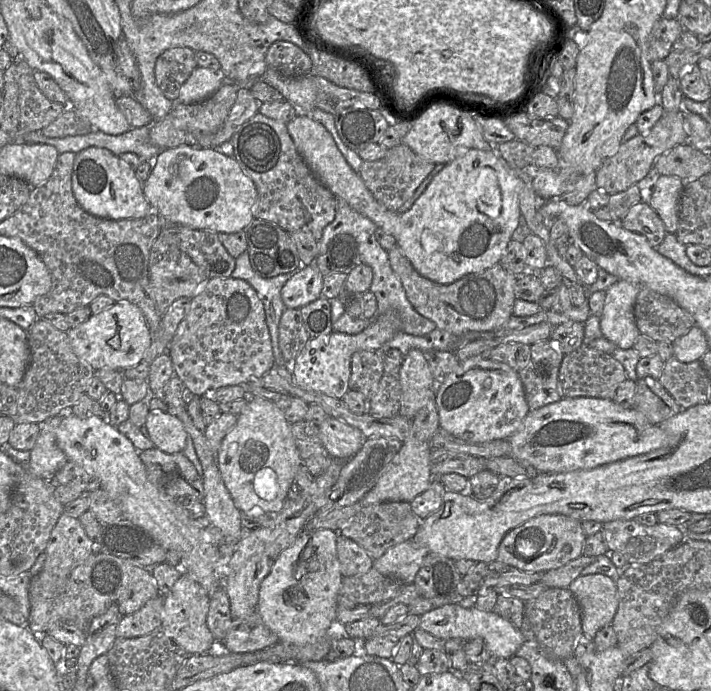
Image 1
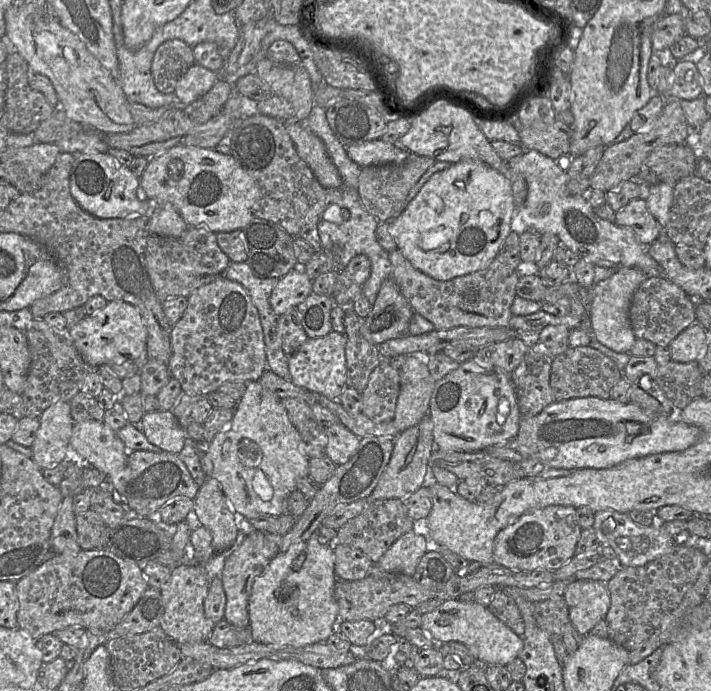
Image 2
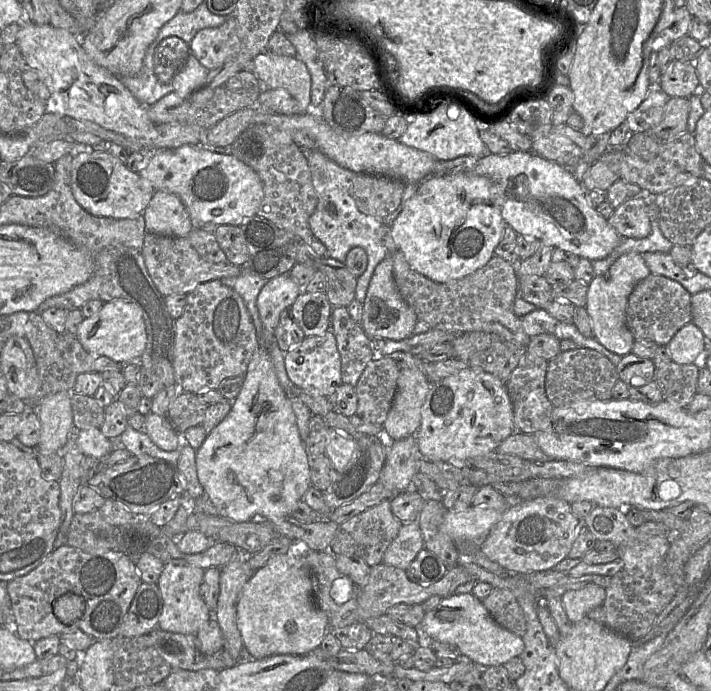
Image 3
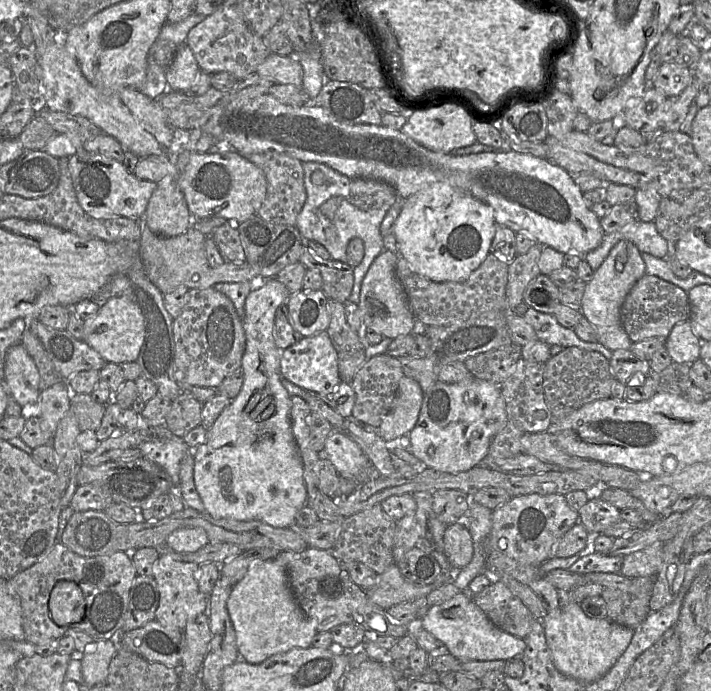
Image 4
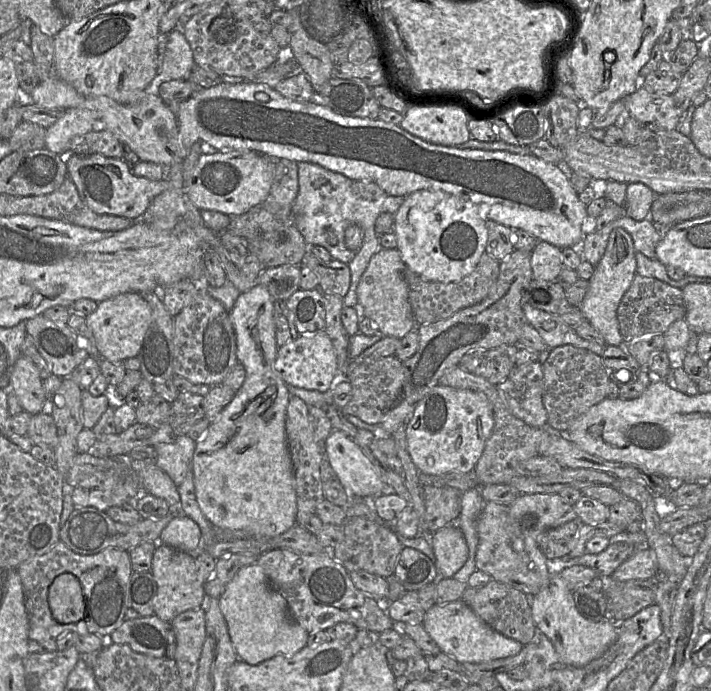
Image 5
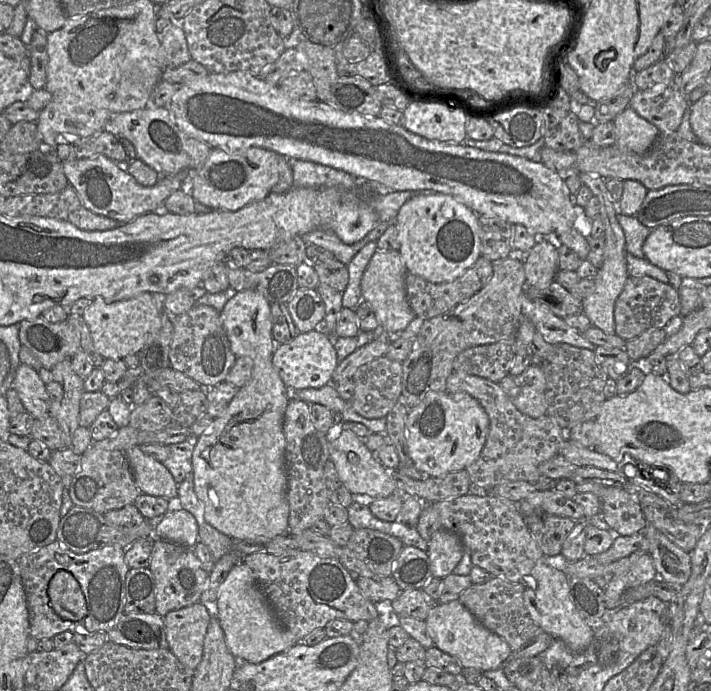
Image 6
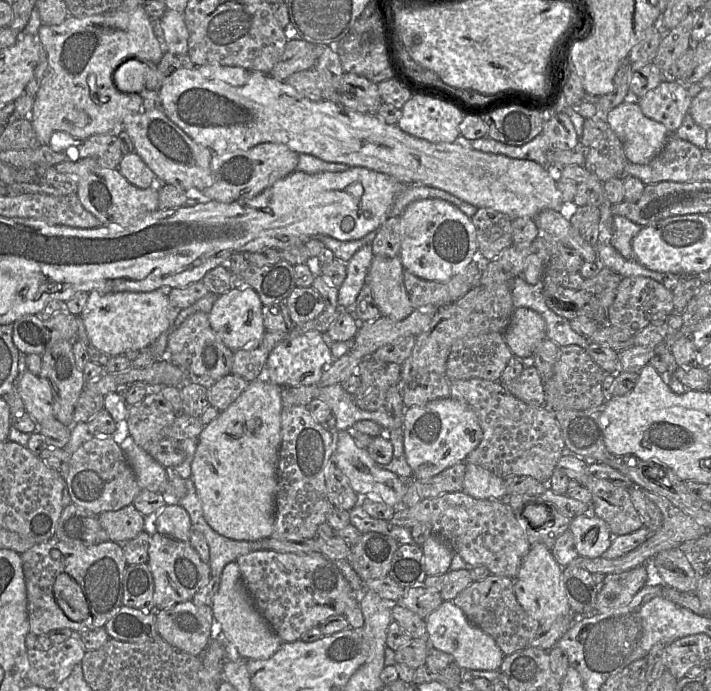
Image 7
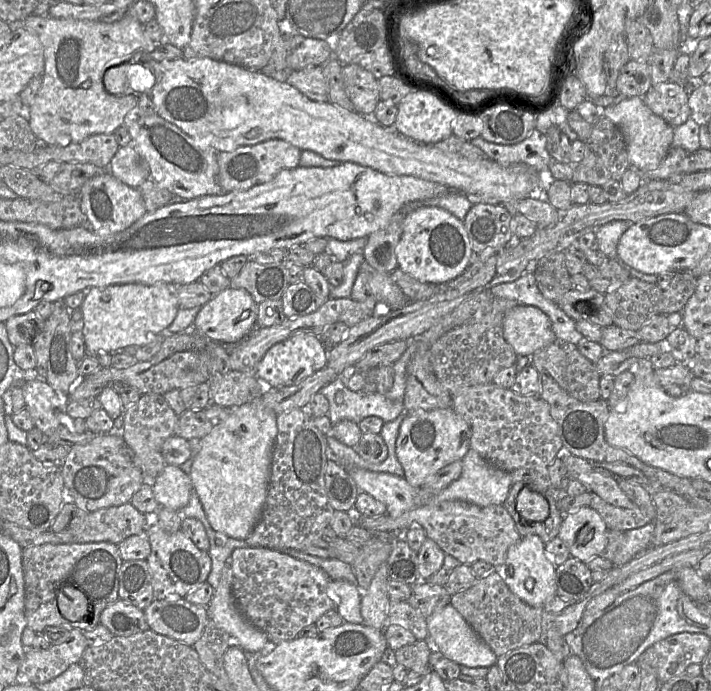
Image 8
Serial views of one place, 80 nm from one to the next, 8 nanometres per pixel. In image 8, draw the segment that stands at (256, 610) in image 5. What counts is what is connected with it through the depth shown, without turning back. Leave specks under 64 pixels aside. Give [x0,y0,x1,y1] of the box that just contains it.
[207,563,276,653]

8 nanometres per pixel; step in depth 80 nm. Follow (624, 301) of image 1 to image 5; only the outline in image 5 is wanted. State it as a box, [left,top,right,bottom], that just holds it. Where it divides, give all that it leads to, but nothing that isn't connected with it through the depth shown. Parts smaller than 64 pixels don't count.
[579,228,636,346]

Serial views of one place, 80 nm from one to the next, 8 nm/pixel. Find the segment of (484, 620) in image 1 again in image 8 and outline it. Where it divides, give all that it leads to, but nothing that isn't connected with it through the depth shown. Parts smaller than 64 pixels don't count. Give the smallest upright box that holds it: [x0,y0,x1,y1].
[427,604,498,668]

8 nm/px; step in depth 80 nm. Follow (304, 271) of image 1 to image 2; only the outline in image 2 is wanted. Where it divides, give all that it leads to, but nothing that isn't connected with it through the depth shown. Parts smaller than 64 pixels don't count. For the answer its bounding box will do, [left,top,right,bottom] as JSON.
[269,267,312,317]

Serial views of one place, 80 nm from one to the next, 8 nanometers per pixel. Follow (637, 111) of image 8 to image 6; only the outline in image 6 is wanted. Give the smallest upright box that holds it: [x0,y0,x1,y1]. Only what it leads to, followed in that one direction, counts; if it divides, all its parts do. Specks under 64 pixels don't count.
[613,106,660,155]

